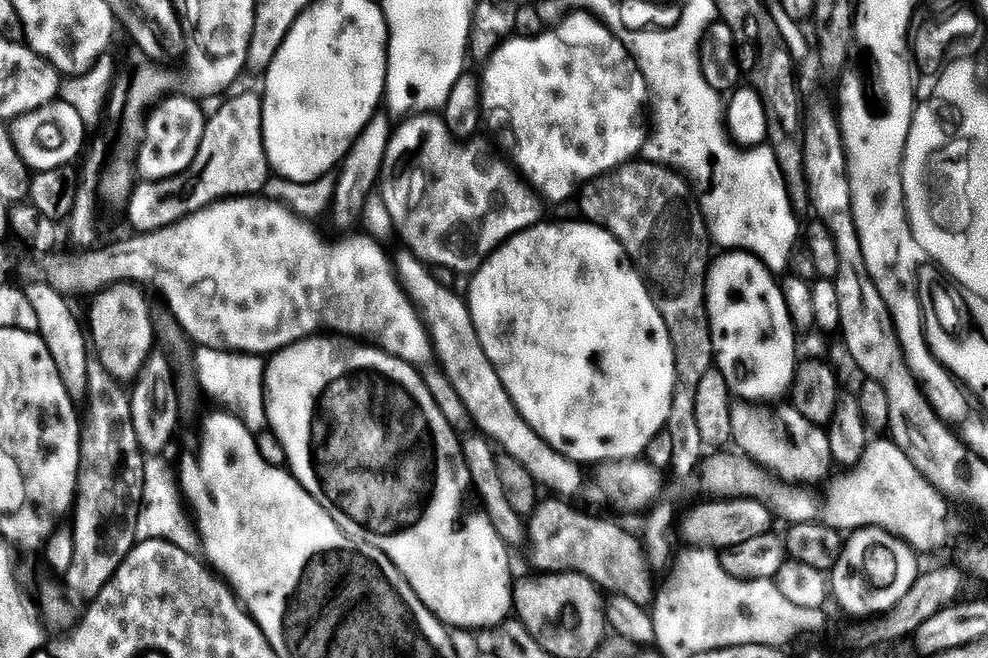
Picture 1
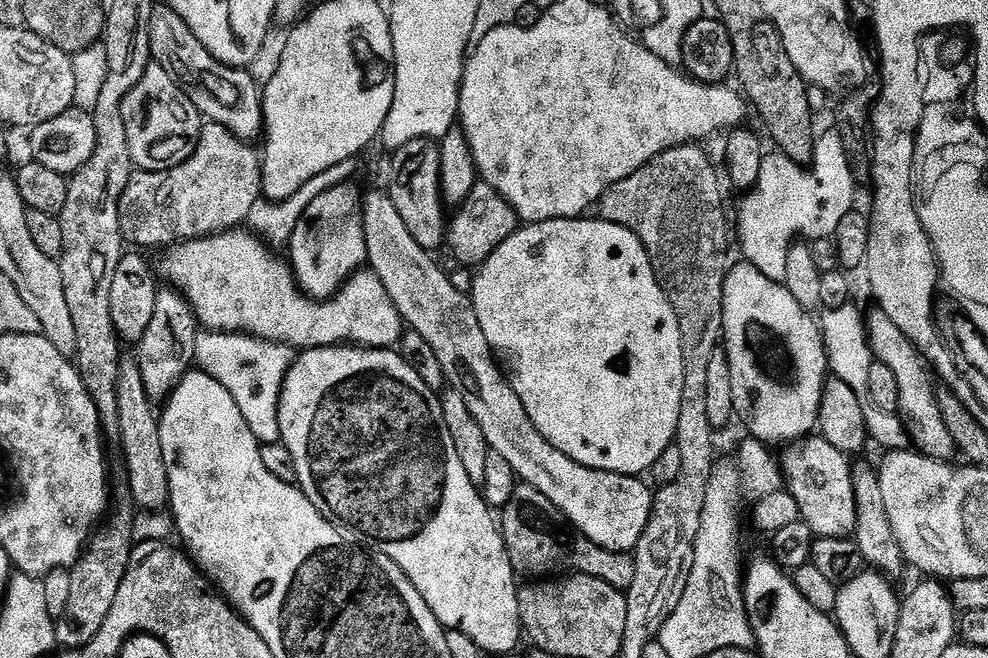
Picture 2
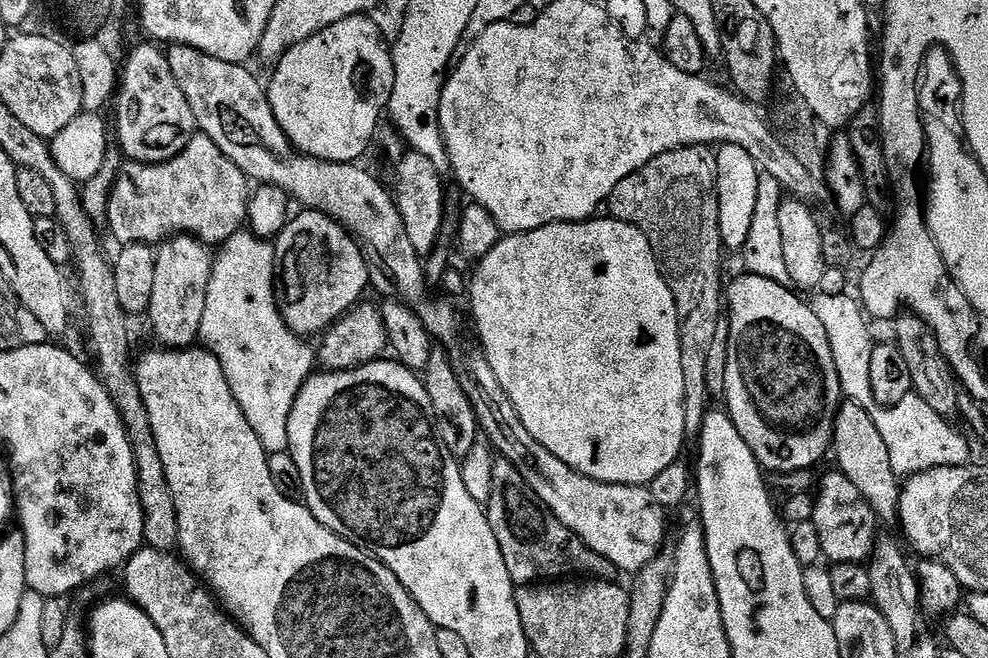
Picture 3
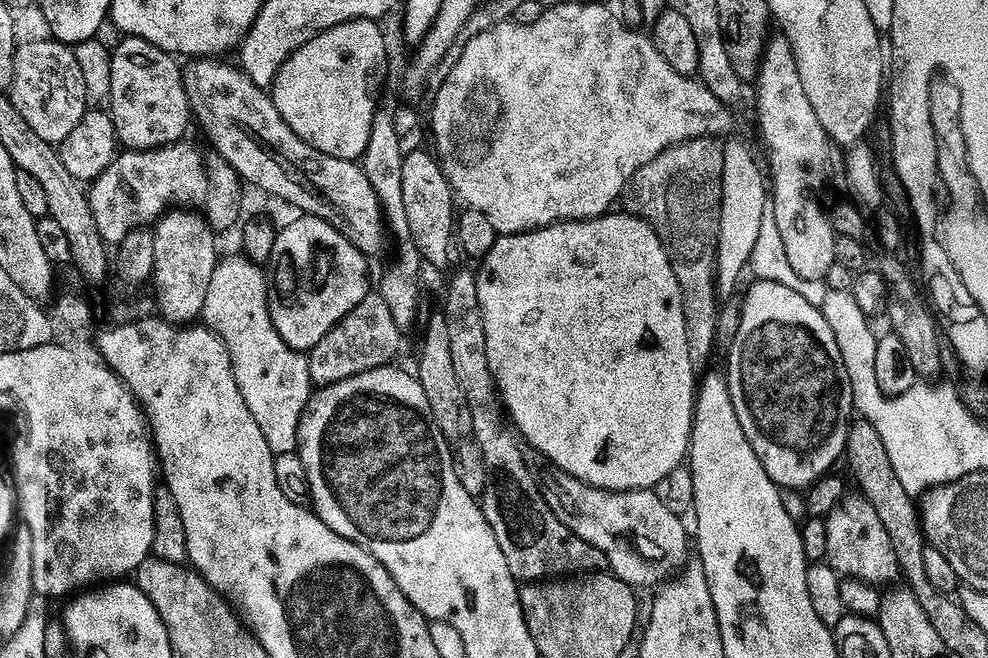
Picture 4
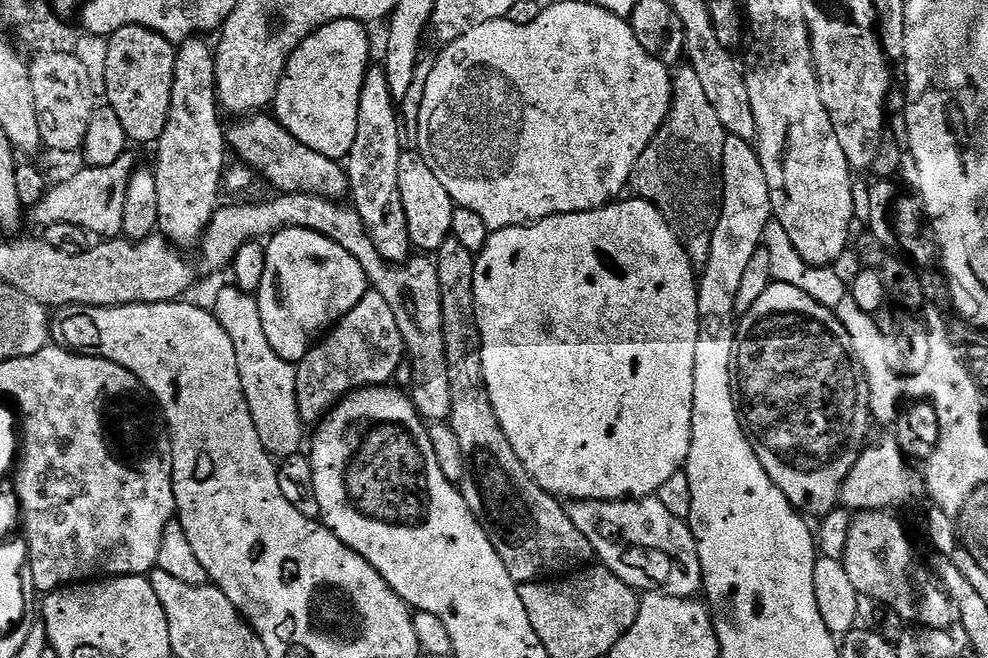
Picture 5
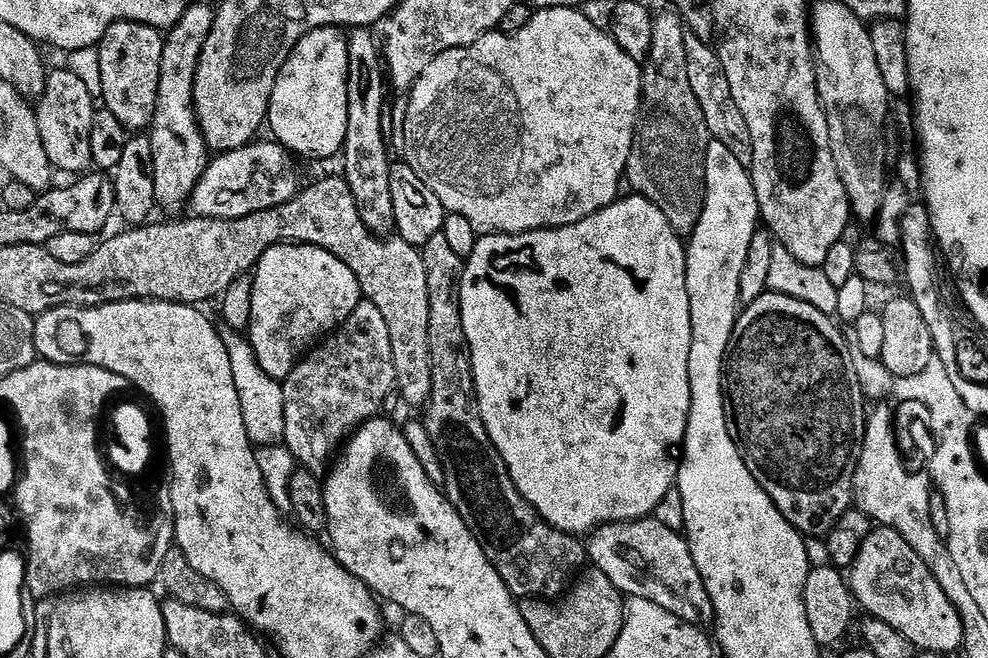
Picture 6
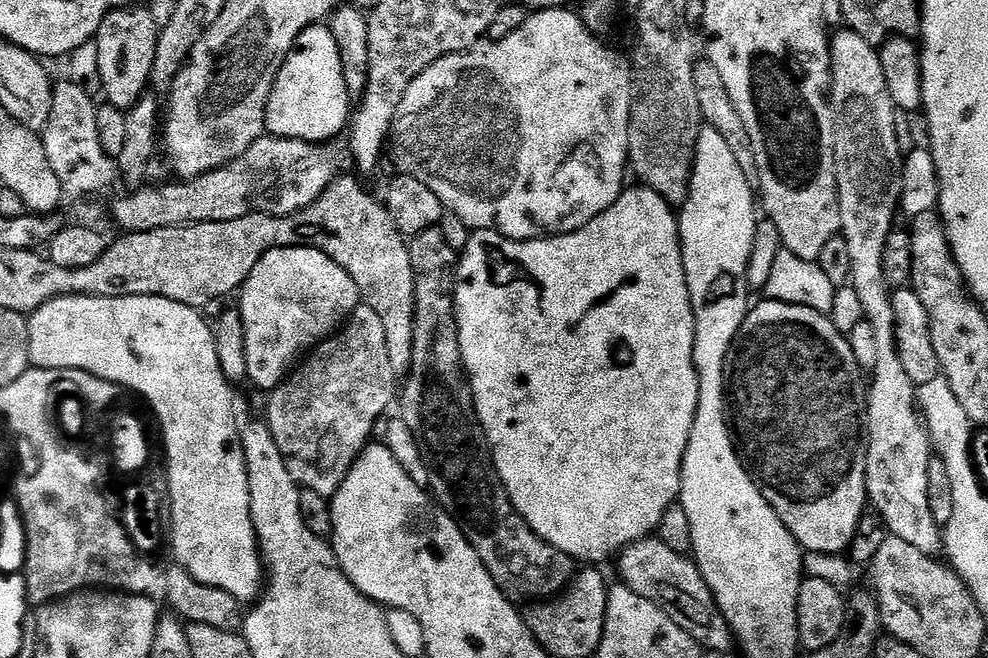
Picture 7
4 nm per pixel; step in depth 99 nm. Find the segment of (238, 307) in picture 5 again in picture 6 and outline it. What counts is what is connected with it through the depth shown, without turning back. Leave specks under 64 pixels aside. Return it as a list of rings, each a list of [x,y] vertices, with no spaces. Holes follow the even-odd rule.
[[[236,330],[229,331],[224,336],[224,345],[228,347],[230,366],[234,370],[234,386],[238,390],[242,418],[246,422],[246,434],[251,438],[253,445],[279,445],[284,439],[286,430],[283,383],[270,378],[270,374],[262,370],[247,335]]]

